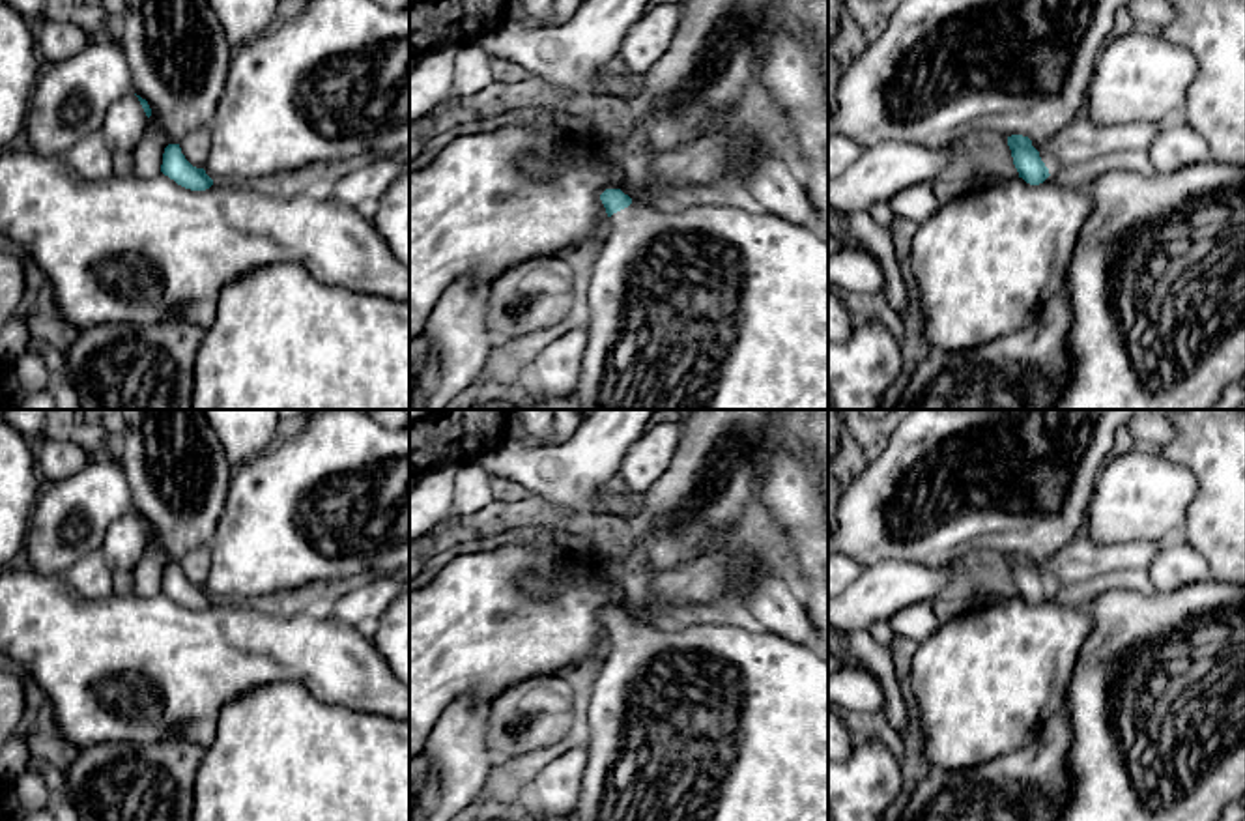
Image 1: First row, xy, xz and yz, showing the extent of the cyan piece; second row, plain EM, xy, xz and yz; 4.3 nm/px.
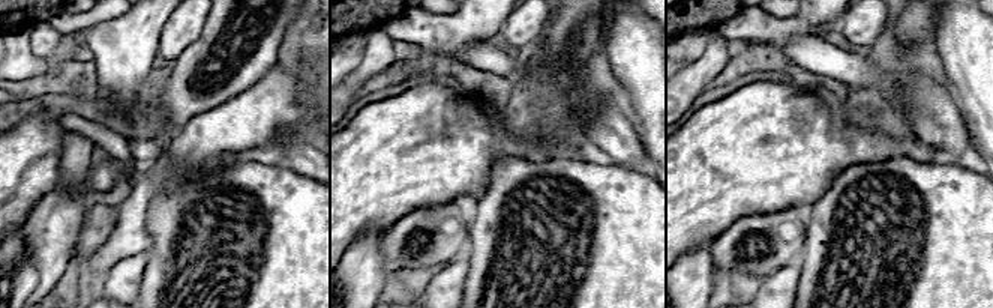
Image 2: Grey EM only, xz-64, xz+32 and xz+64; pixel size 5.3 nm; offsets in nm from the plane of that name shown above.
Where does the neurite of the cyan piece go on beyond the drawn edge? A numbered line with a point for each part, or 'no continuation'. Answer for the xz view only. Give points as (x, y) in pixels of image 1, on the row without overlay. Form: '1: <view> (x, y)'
1: xz (707, 719)

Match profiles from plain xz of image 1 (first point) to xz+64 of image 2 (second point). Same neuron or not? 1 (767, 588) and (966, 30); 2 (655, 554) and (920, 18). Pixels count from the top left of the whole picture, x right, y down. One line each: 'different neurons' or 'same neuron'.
1: different neurons
2: same neuron

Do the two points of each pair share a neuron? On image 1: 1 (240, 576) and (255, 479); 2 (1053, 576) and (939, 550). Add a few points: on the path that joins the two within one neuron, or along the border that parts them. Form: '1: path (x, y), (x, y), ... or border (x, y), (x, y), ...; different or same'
1: path (255, 552), (255, 504); same
2: border (1075, 537), (1049, 558), (1042, 561), (1032, 560); different

